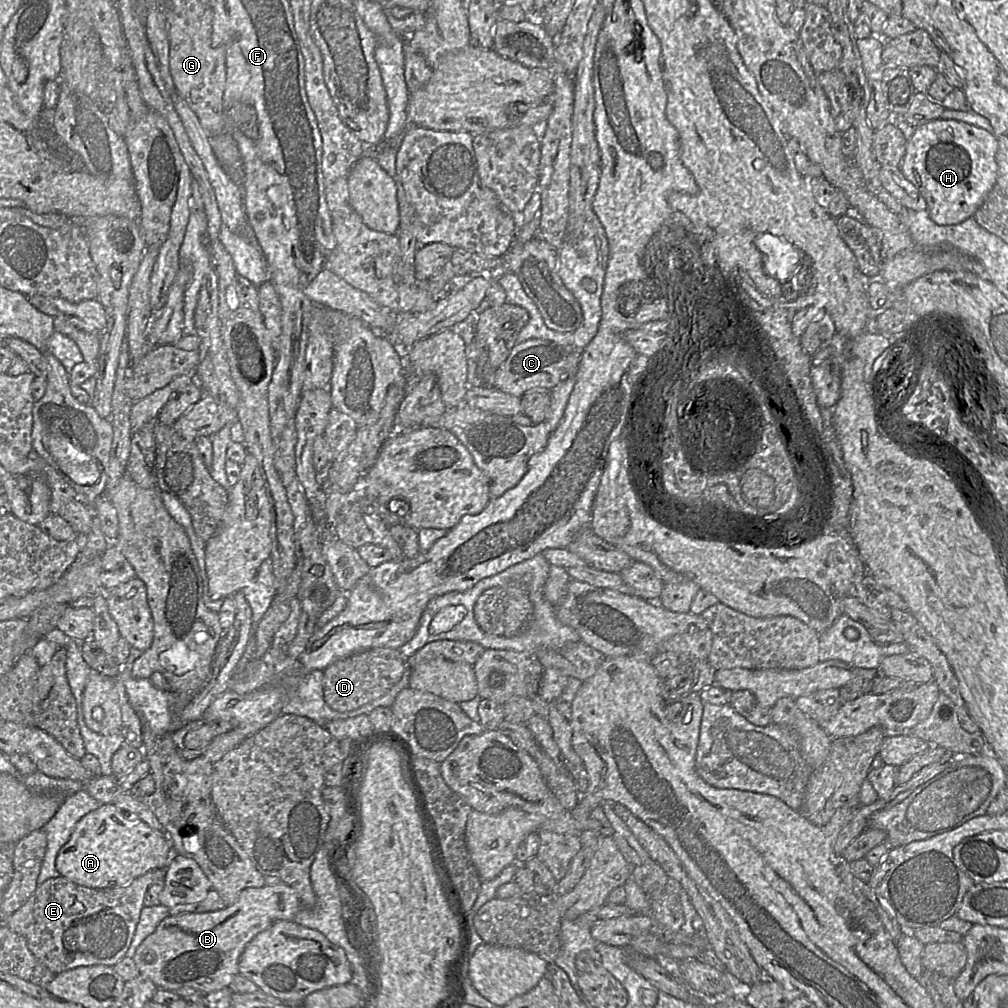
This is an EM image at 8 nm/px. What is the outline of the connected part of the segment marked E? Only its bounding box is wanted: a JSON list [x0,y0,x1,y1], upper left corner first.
[5,868,166,975]

